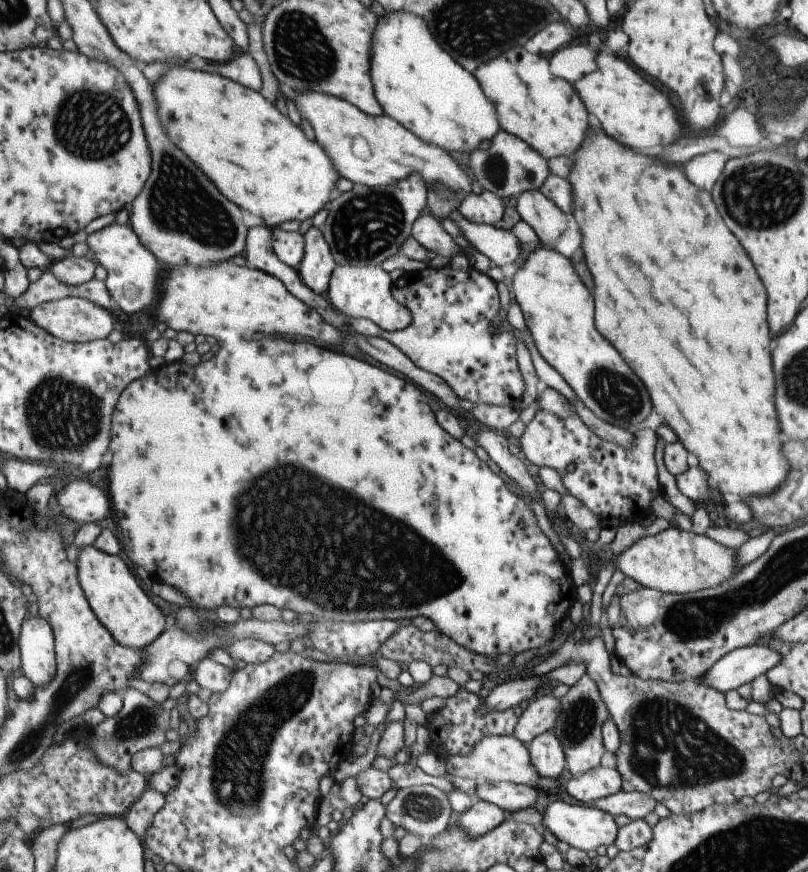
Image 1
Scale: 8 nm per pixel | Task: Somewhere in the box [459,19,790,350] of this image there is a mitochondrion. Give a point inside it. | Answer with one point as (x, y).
(494, 167)

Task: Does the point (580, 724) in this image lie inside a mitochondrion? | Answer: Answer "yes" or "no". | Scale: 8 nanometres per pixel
yes

